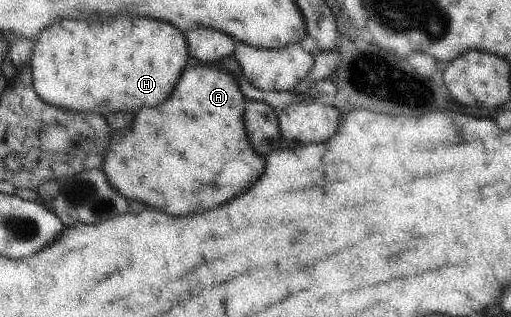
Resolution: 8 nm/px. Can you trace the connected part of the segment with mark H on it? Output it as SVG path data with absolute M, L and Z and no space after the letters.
M119 17L111 21L105 19L101 29L97 21L89 23L63 19L55 22L53 27L44 29L35 40L29 61L35 93L49 105L77 113L101 113L105 117L119 111L137 113L143 107L157 107L159 103L167 101L167 95L171 95L190 55L188 43L181 31L169 23L141 17Z

